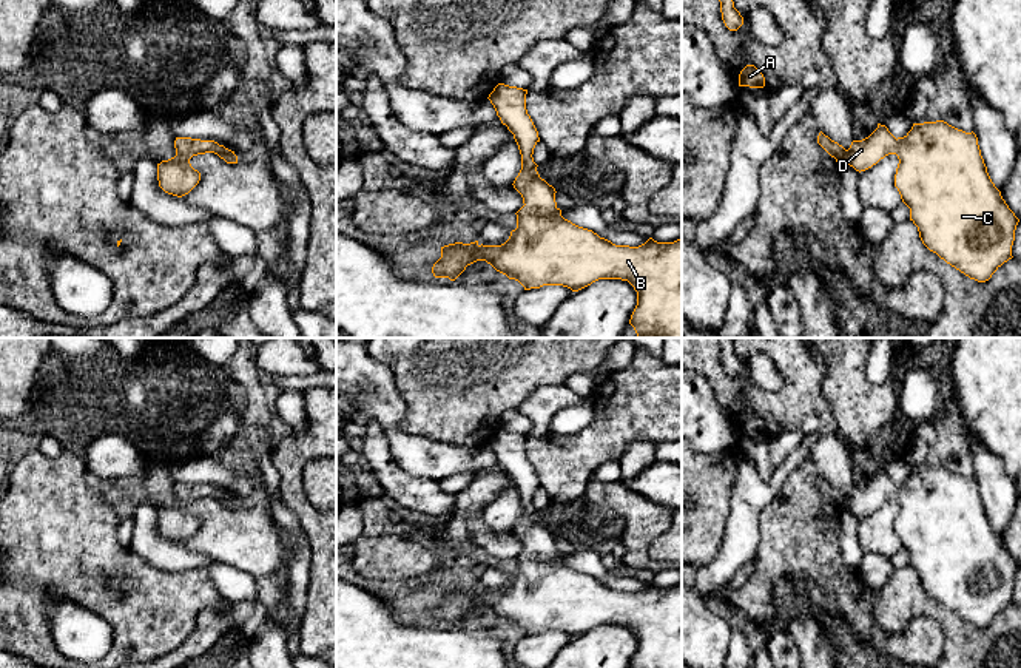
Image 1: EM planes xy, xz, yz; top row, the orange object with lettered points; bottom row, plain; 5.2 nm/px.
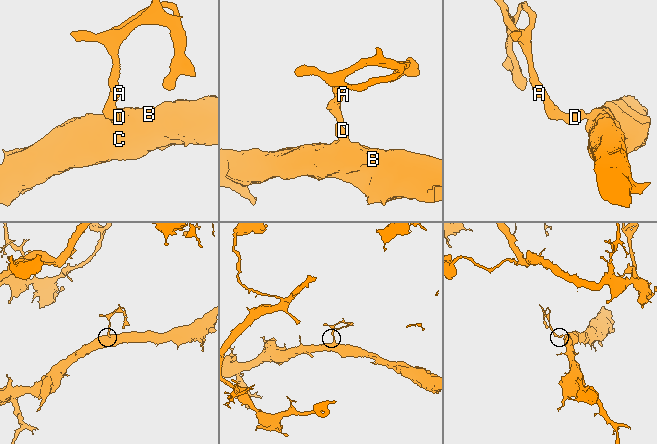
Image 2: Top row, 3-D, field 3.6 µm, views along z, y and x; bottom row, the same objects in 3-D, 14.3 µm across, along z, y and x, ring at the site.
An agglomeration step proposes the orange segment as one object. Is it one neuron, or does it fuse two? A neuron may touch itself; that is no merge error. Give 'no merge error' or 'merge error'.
no merge error

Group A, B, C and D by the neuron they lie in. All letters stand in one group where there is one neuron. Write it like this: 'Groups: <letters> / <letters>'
Groups: A B C D

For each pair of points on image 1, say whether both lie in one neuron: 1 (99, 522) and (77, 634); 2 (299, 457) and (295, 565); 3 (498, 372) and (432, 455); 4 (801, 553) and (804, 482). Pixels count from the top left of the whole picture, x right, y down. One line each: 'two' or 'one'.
1: two
2: two
3: two
4: one

